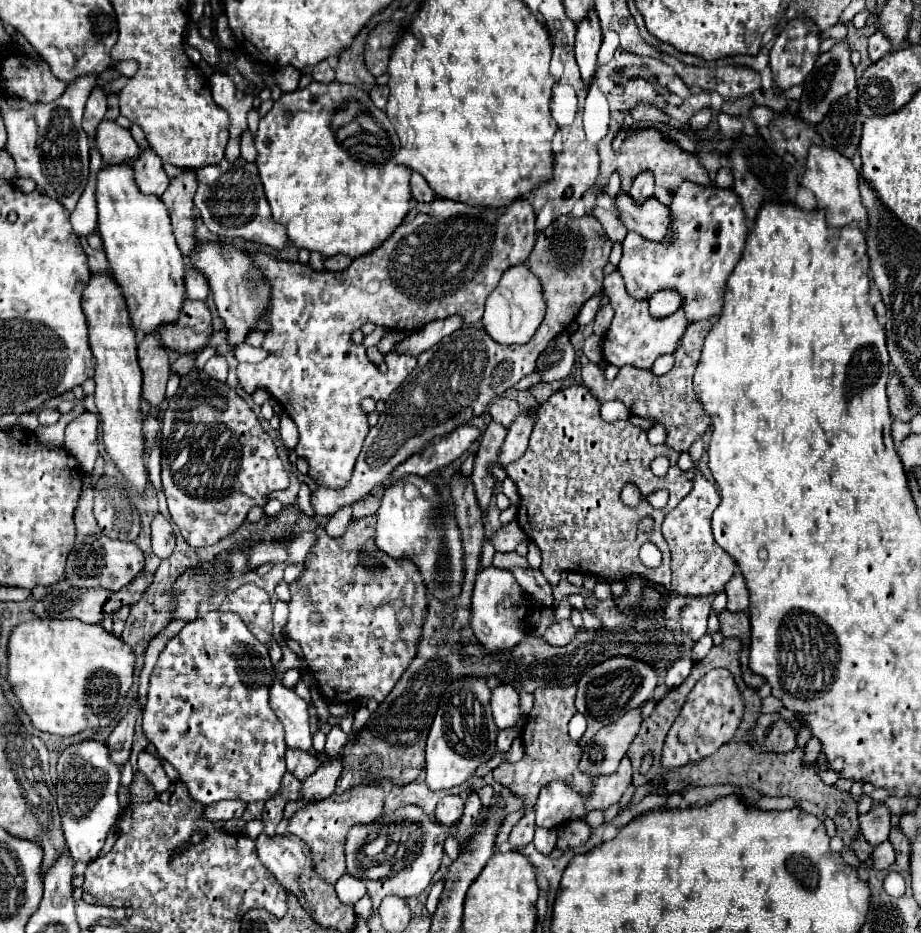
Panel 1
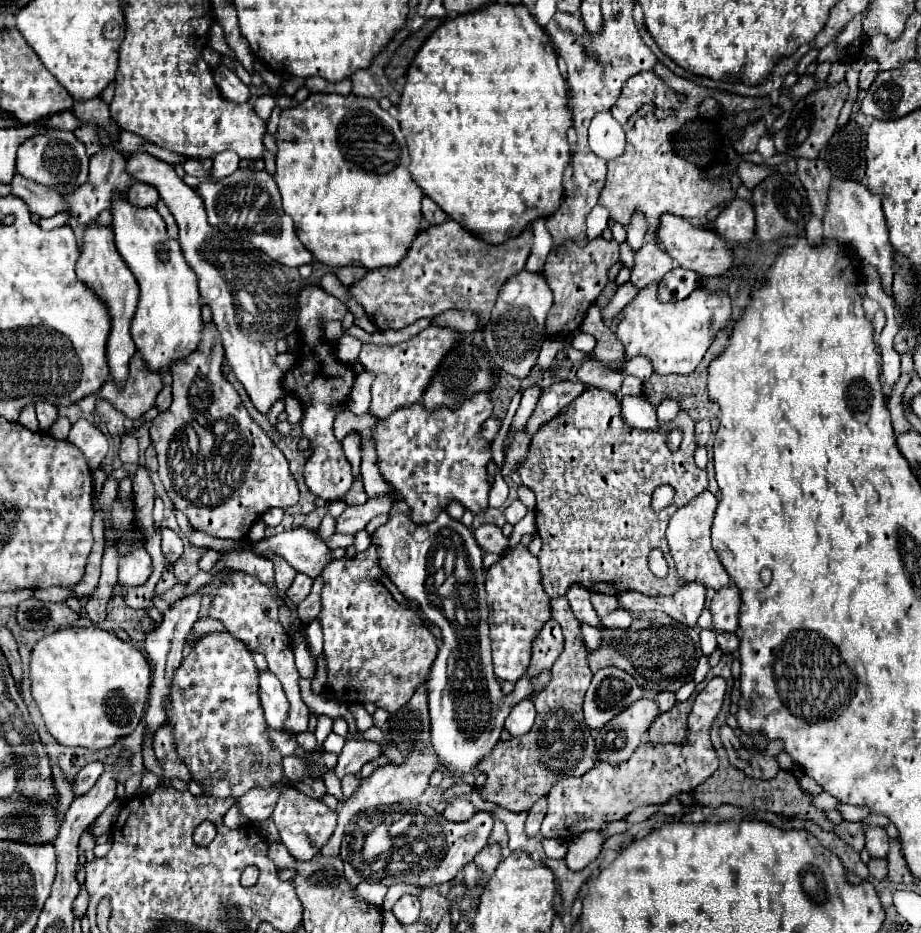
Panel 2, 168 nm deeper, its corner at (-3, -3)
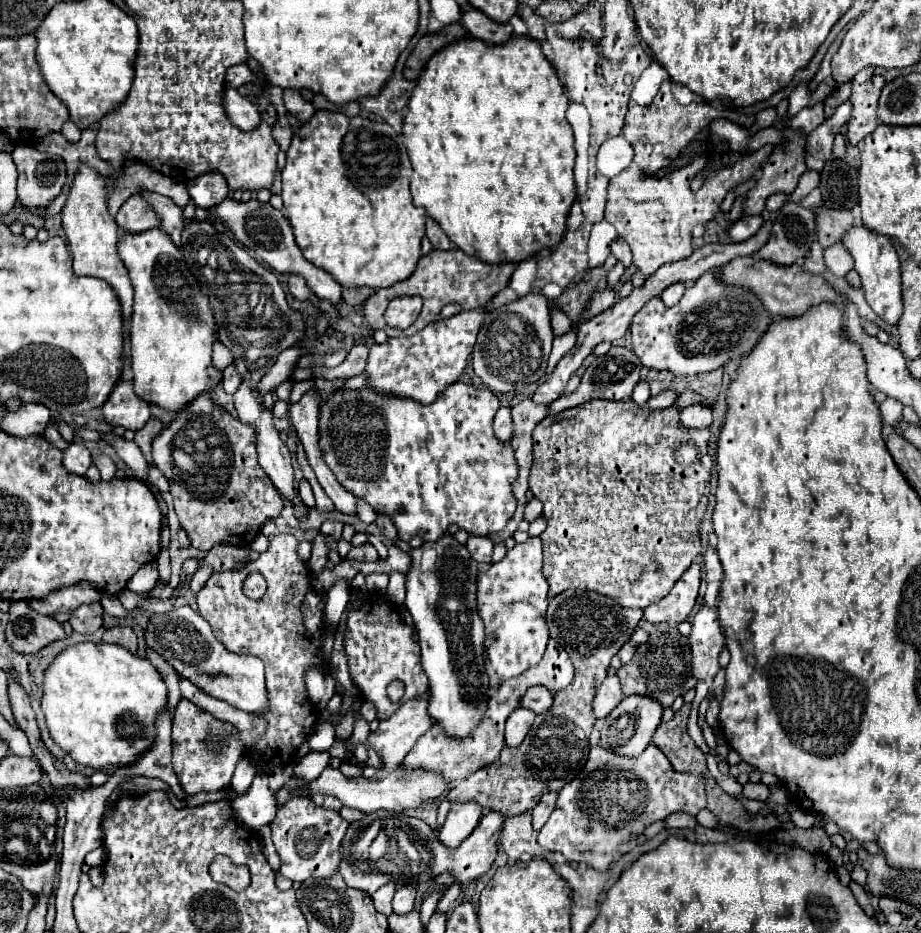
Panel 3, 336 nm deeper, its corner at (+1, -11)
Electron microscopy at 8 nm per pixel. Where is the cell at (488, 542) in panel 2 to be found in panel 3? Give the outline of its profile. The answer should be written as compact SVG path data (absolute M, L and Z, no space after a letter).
M469 536L467 550L475 562L489 564L491 554L493 554L493 542L491 542L491 538L485 538L485 536Z

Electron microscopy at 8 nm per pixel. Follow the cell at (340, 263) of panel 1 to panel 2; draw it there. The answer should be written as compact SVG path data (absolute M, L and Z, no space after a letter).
M341 266L341 268L337 268L337 278L341 280L341 284L343 286L351 286L353 282L357 282L359 278L363 278L365 276L365 268L363 266Z

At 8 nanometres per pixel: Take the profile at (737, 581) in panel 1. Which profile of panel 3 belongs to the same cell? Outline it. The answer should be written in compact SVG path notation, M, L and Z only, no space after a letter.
M701 608L693 622L689 634L691 646L691 676L697 680L713 680L719 672L719 652L725 646L725 636L721 632L719 614L715 608Z

